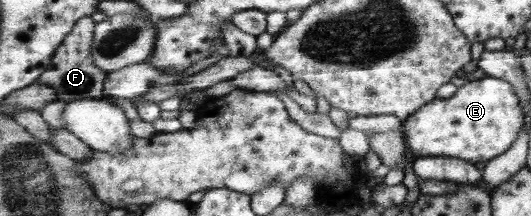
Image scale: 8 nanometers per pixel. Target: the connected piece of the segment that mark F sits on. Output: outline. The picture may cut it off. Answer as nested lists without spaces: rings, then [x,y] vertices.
[[[89,16],[81,18],[74,25],[73,31],[57,48],[53,59],[49,62],[48,70],[38,77],[37,82],[47,84],[47,86],[57,91],[58,101],[68,103],[75,100],[86,100],[87,98],[106,98],[103,93],[104,81],[109,72],[98,68],[94,64],[92,54],[96,23]]]

